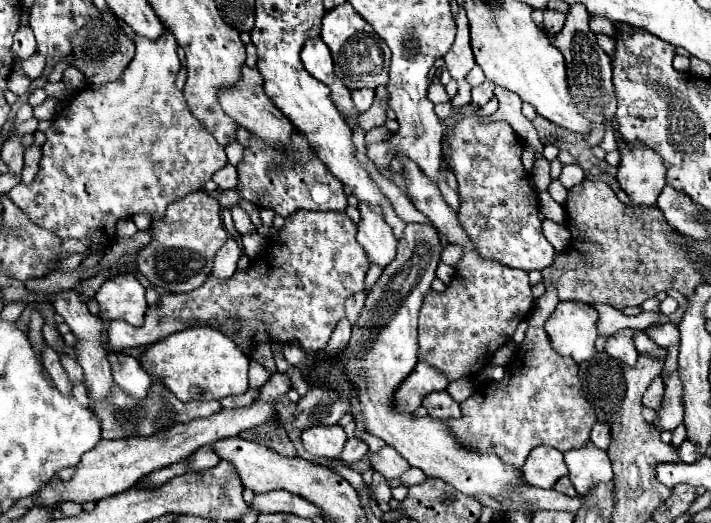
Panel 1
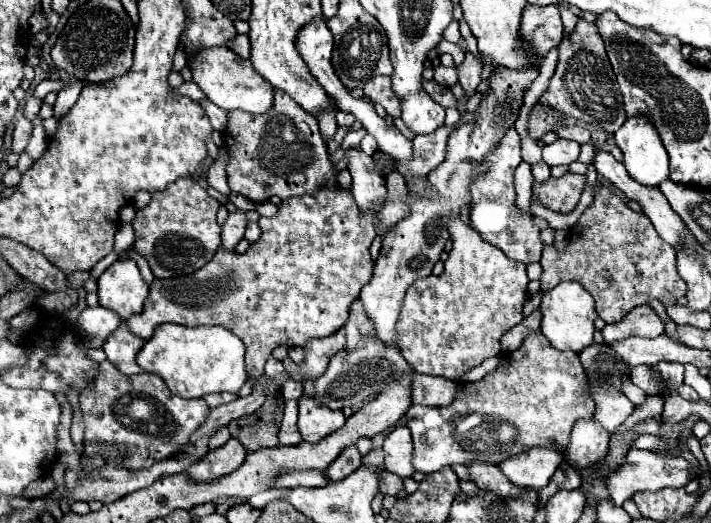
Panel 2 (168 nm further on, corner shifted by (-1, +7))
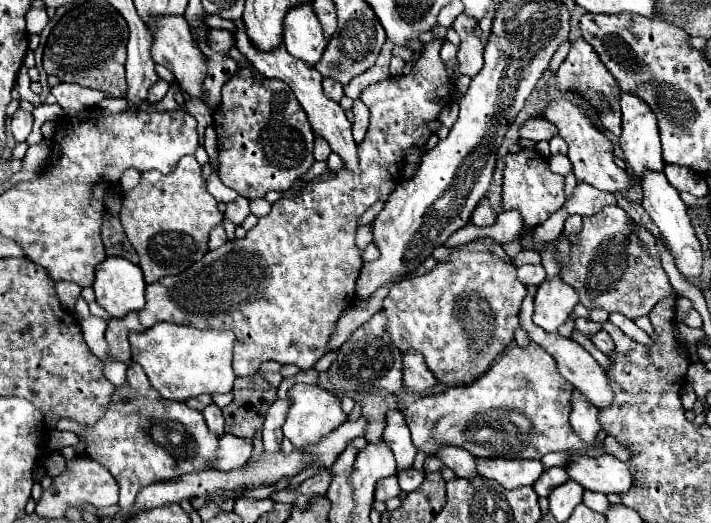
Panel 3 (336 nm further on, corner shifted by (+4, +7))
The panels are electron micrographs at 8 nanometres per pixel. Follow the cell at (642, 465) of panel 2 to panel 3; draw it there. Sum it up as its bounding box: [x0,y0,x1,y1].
[566,455,634,493]

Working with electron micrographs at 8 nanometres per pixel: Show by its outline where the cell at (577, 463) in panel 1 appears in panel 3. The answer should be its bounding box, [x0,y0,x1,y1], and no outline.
[570,389,602,445]

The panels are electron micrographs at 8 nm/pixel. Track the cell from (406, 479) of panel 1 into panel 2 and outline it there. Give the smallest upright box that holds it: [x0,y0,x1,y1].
[407,333,593,473]

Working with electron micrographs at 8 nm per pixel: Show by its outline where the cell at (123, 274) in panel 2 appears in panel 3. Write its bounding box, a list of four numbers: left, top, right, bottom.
[94,257,146,317]

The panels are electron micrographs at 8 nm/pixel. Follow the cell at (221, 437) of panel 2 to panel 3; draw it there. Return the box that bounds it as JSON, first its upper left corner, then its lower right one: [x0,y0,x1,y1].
[202,405,224,437]

